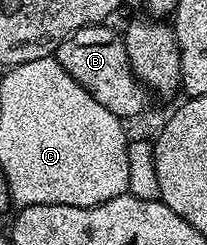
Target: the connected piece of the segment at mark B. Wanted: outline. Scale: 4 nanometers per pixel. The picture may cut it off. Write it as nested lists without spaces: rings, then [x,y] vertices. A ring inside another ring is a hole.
[[[106,23],[90,24],[84,28],[79,28],[70,36],[65,38],[59,44],[53,53],[53,59],[58,62],[61,67],[68,72],[74,80],[81,86],[85,86],[85,90],[89,90],[89,94],[93,94],[93,98],[97,98],[97,102],[101,102],[101,106],[105,106],[105,110],[109,110],[114,116],[120,118],[128,118],[127,116],[139,116],[143,112],[143,107],[147,104],[148,89],[139,83],[139,79],[133,74],[133,70],[129,66],[129,54],[123,45],[122,35],[113,29],[107,28]]]

